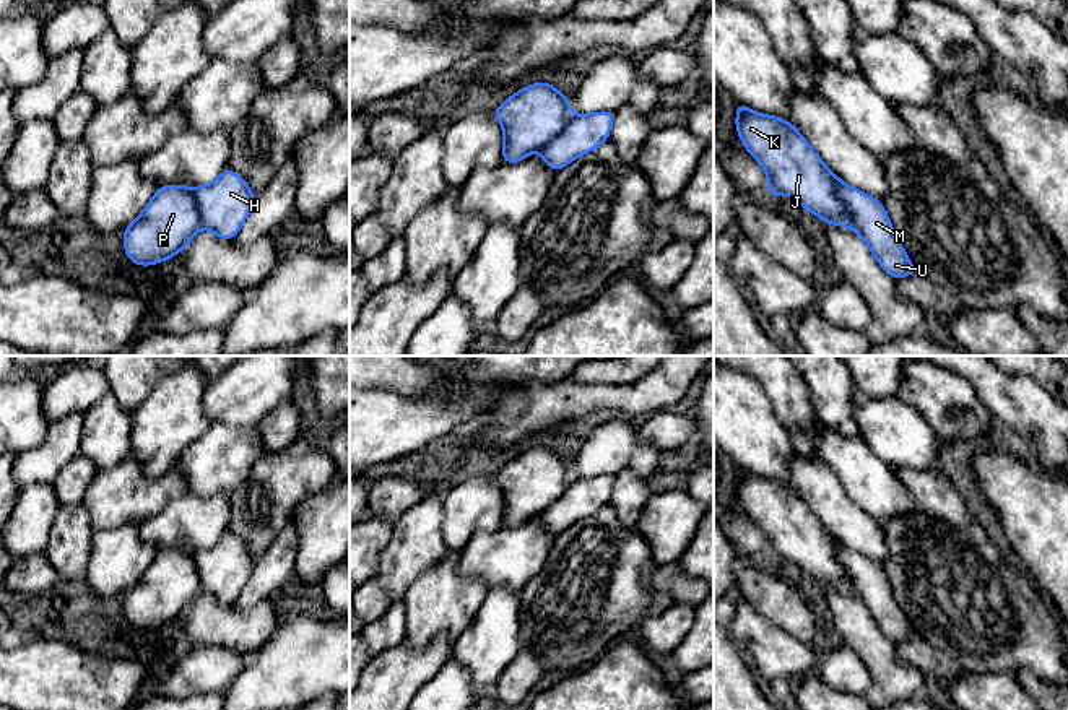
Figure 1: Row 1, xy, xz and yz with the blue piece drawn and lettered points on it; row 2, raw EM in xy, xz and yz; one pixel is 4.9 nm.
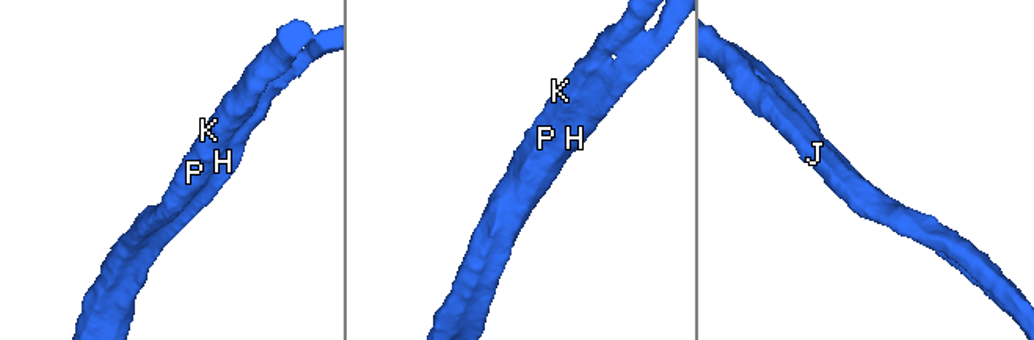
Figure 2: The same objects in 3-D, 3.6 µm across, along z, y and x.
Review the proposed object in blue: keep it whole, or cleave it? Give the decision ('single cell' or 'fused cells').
single cell

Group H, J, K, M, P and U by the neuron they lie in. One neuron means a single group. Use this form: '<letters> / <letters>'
H J K M P U

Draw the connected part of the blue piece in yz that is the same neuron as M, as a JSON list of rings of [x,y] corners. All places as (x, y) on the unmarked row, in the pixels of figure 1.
[[[736,466],[736,496],[767,538],[769,559],[788,559],[826,590],[855,595],[894,643],[917,637],[881,565],[842,546],[792,486]]]

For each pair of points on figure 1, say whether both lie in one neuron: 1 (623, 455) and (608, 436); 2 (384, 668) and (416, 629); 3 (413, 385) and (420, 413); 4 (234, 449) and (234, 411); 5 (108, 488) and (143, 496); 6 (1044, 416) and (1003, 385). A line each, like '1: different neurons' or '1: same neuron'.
1: same neuron
2: different neurons
3: different neurons
4: different neurons
5: same neuron
6: same neuron

